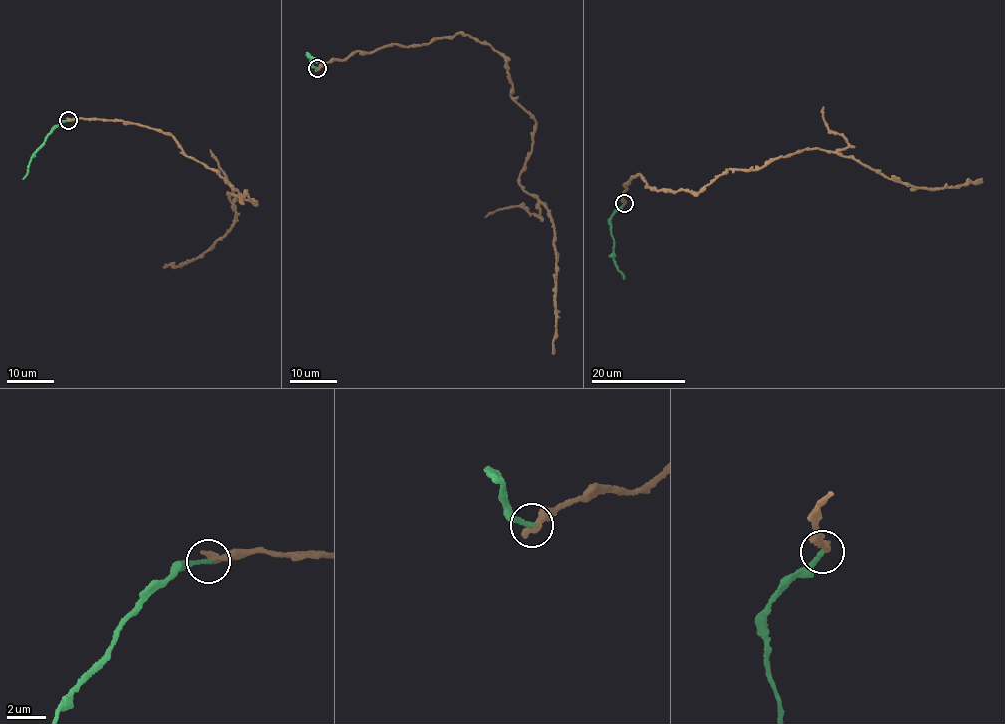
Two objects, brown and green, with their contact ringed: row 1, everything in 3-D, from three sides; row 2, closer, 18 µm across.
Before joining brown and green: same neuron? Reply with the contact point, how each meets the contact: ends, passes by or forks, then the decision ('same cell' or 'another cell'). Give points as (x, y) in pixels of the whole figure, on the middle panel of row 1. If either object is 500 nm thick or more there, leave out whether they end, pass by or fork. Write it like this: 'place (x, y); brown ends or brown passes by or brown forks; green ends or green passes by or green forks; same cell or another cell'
place (317, 68); brown ends; green ends; same cell

